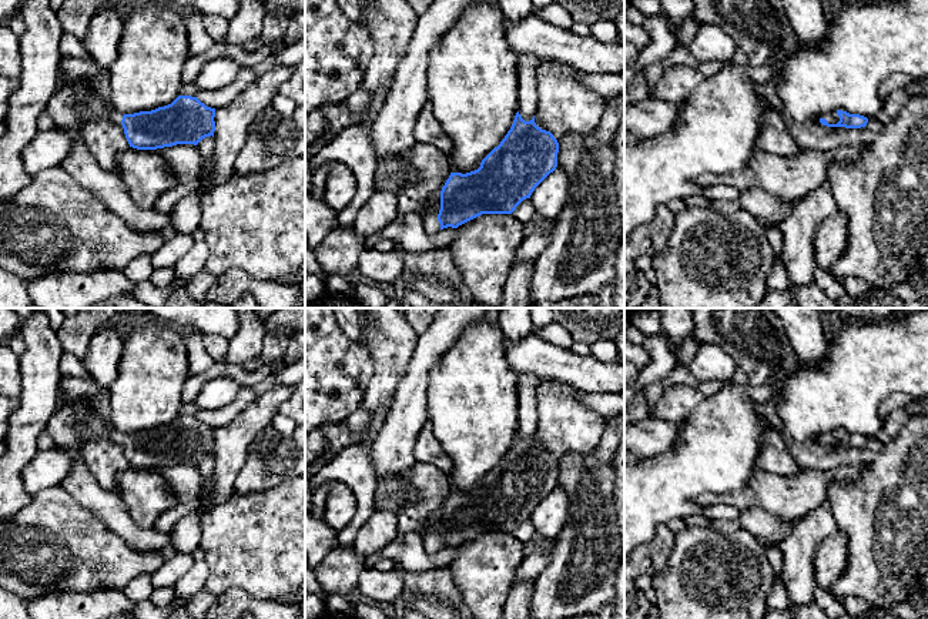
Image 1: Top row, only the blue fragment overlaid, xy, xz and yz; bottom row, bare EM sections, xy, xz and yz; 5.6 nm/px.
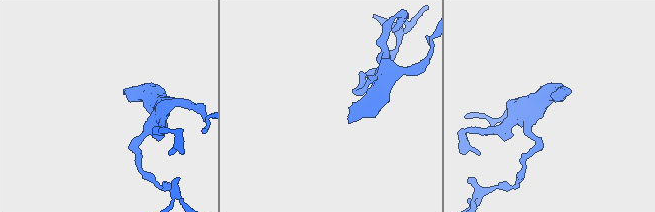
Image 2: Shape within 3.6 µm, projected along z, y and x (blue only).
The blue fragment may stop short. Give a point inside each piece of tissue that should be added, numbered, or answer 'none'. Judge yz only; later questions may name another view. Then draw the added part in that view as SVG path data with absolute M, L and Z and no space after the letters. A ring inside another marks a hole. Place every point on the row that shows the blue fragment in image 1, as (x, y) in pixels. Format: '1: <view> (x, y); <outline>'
1: yz (831, 117); M837 111L824 113L820 118L825 118L828 124L837 124L840 121Z

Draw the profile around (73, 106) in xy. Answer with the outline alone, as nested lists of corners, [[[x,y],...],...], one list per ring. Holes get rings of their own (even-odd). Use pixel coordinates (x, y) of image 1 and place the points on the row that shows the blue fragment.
[[[58,80],[46,111],[56,127],[76,131],[98,164],[117,174],[117,155],[130,147],[124,128],[110,120],[110,108],[84,81]]]

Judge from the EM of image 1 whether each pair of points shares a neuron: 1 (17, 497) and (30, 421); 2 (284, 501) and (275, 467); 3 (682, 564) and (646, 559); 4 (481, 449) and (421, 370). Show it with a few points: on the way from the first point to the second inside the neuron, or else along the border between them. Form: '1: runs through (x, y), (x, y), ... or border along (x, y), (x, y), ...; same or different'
1: runs through (14, 478), (14, 458), (20, 449), (20, 440); same
2: border along (290, 479), (272, 488), (248, 494); different
3: border along (674, 534), (674, 548), (669, 561), (652, 576); different
4: border along (446, 351), (429, 374), (428, 414); different

